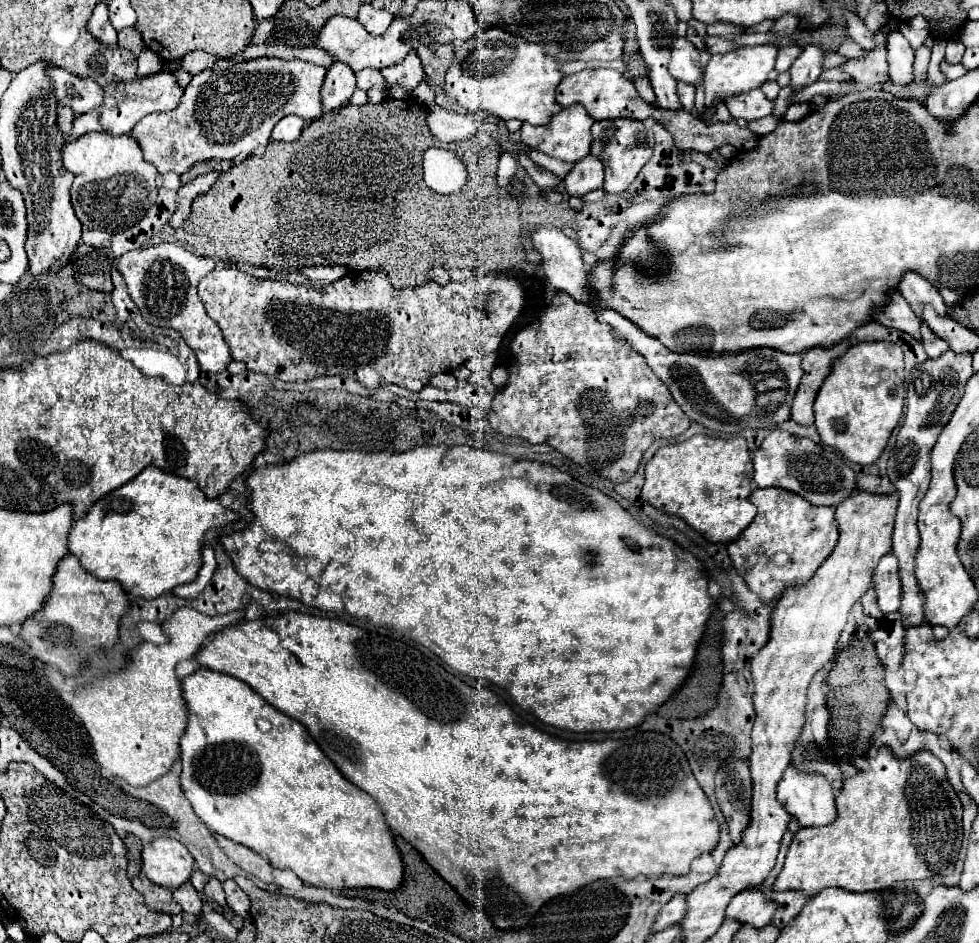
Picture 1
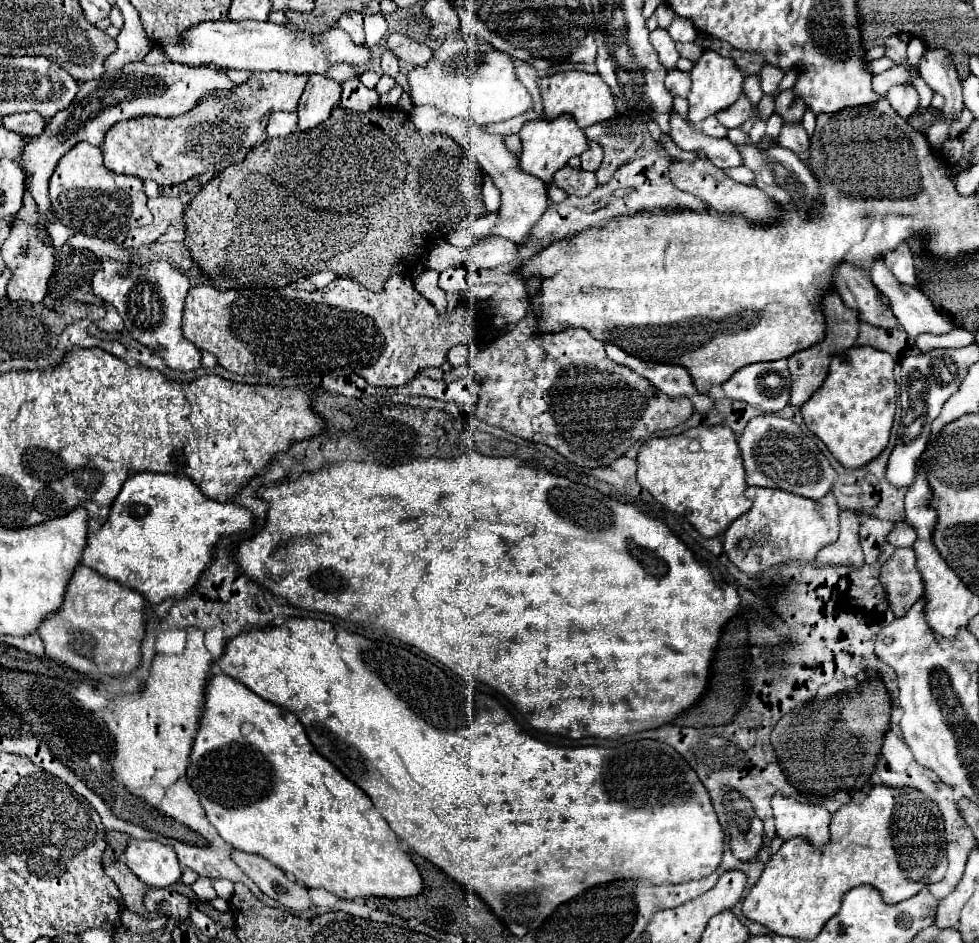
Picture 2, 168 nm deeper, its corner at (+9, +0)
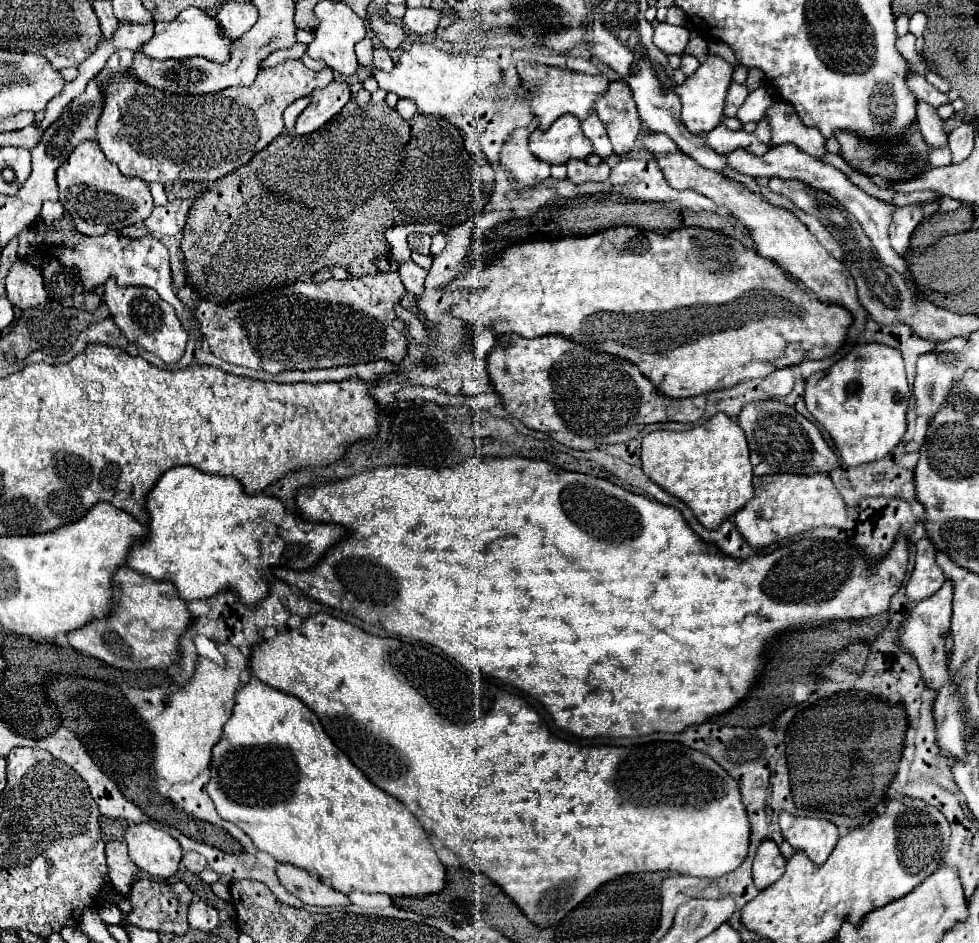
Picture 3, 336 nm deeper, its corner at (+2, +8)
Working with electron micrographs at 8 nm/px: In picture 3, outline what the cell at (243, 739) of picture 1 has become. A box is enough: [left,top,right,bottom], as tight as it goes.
[207,679,445,897]

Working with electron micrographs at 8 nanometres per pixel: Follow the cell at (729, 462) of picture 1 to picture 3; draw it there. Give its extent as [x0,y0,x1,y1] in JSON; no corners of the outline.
[641,415,753,529]

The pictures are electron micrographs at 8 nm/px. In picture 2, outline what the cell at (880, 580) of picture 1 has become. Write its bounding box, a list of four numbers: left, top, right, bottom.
[882,547,924,617]

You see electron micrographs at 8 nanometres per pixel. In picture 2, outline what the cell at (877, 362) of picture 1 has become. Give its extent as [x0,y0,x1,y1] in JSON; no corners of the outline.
[800,347,896,469]

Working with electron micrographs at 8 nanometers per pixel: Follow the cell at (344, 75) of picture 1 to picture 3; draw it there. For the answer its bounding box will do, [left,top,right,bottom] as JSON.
[295,81,351,135]

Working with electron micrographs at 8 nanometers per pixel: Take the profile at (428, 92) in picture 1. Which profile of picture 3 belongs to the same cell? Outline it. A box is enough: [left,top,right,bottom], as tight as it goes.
[397,99,417,119]

